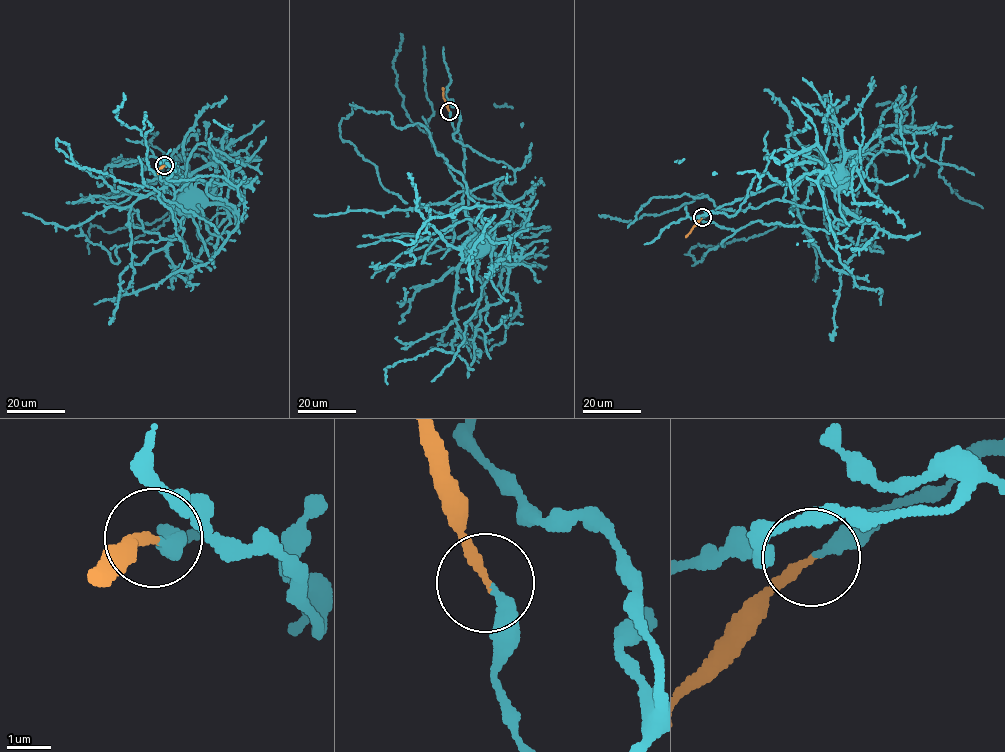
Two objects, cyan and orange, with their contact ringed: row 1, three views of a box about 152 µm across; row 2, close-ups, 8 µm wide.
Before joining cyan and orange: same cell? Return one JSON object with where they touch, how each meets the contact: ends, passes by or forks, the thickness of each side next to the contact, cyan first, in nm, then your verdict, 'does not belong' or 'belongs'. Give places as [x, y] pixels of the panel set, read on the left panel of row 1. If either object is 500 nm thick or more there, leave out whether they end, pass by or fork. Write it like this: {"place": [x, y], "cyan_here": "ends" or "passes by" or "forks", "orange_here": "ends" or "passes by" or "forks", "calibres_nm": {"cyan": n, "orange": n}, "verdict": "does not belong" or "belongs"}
{"place": [164, 165], "cyan_here": "ends", "orange_here": "ends", "calibres_nm": {"cyan": 280, "orange": 220}, "verdict": "belongs"}

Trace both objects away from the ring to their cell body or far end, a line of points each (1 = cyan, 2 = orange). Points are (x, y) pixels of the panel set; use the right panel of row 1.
1: (702, 217), (724, 204), (776, 184), (799, 182), (810, 174), (832, 175)
2: (702, 217), (685, 237)

